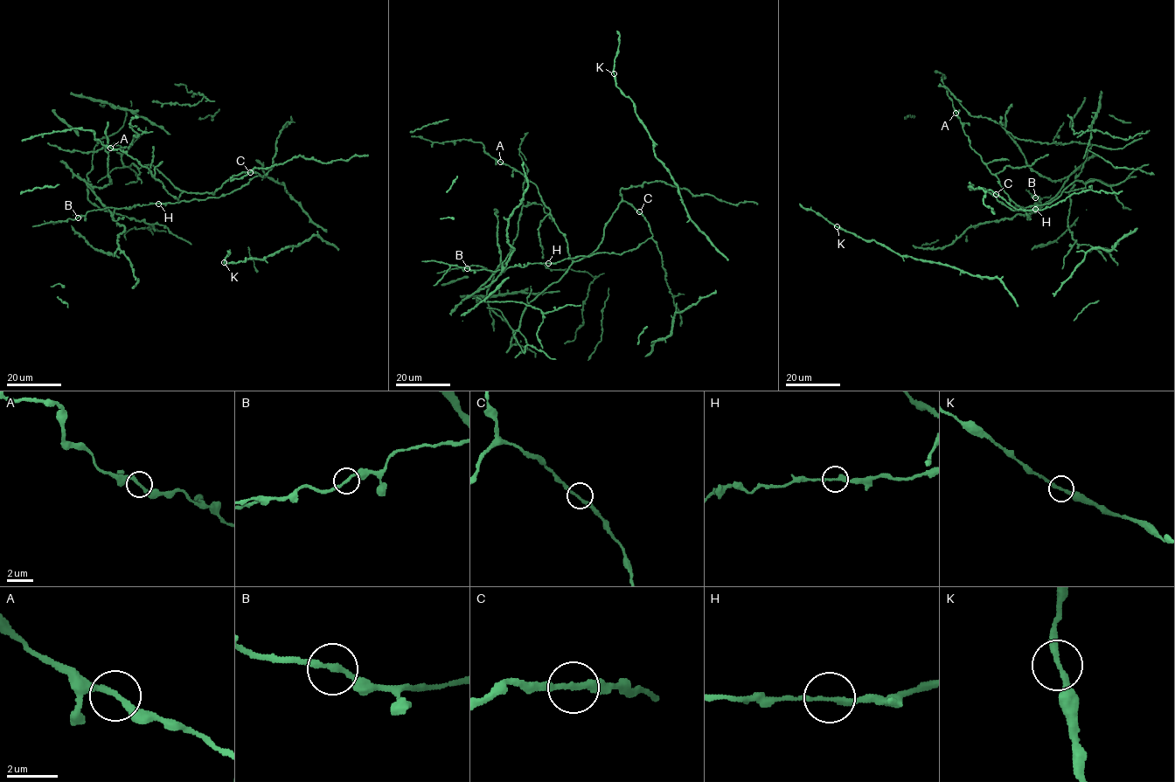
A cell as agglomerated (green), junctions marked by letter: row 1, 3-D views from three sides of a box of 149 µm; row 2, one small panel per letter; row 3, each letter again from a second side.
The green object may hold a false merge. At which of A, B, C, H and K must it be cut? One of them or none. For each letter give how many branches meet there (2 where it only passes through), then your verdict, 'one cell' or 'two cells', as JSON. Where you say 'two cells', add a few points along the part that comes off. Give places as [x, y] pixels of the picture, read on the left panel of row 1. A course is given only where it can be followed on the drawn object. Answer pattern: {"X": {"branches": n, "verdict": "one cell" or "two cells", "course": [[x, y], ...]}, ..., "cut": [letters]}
{"A": {"branches": 2, "verdict": "one cell"}, "B": {"branches": 2, "verdict": "one cell"}, "C": {"branches": 2, "verdict": "one cell"}, "H": {"branches": 2, "verdict": "one cell"}, "K": {"branches": 2, "verdict": "one cell"}, "cut": []}

